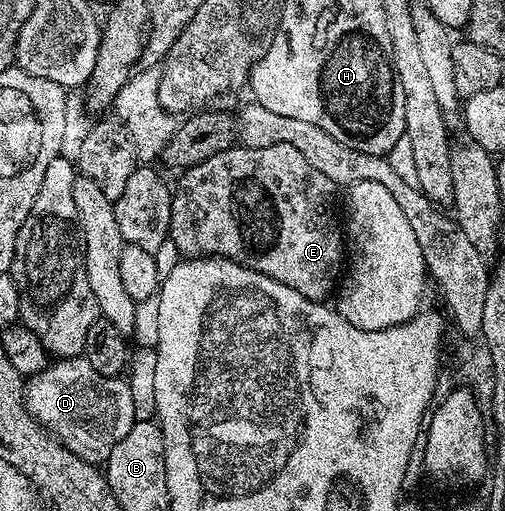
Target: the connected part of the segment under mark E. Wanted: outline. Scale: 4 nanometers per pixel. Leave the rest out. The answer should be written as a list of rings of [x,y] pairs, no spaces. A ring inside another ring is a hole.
[[[234,145],[222,153],[214,153],[206,161],[187,168],[183,172],[180,184],[175,184],[172,196],[172,212],[170,213],[170,229],[168,234],[170,242],[177,246],[181,256],[184,257],[219,257],[241,263],[243,267],[254,269],[282,285],[290,285],[294,293],[302,293],[302,297],[317,301],[327,300],[327,295],[337,290],[338,280],[342,275],[342,268],[346,263],[346,235],[342,230],[342,223],[336,220],[336,191],[337,184],[326,177],[326,173],[318,173],[314,165],[294,145],[266,145],[266,149],[254,149],[243,145]]]

